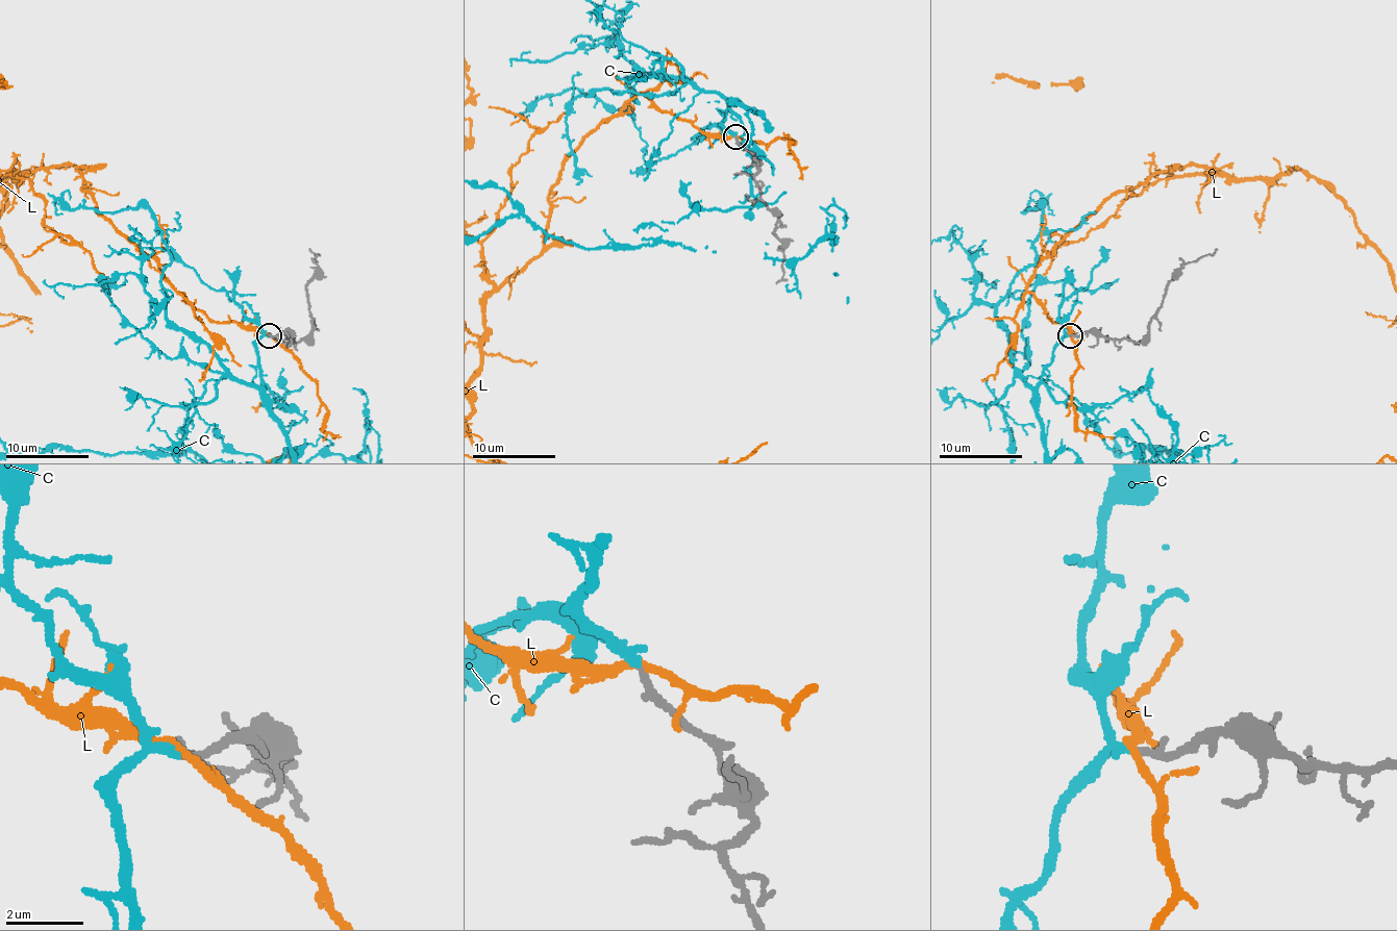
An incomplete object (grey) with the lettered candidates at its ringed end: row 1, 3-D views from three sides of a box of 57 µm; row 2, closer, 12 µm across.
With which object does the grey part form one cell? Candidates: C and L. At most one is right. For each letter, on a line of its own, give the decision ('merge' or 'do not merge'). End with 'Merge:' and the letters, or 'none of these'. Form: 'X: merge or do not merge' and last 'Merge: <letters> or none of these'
C: merge
L: do not merge
Merge: C

